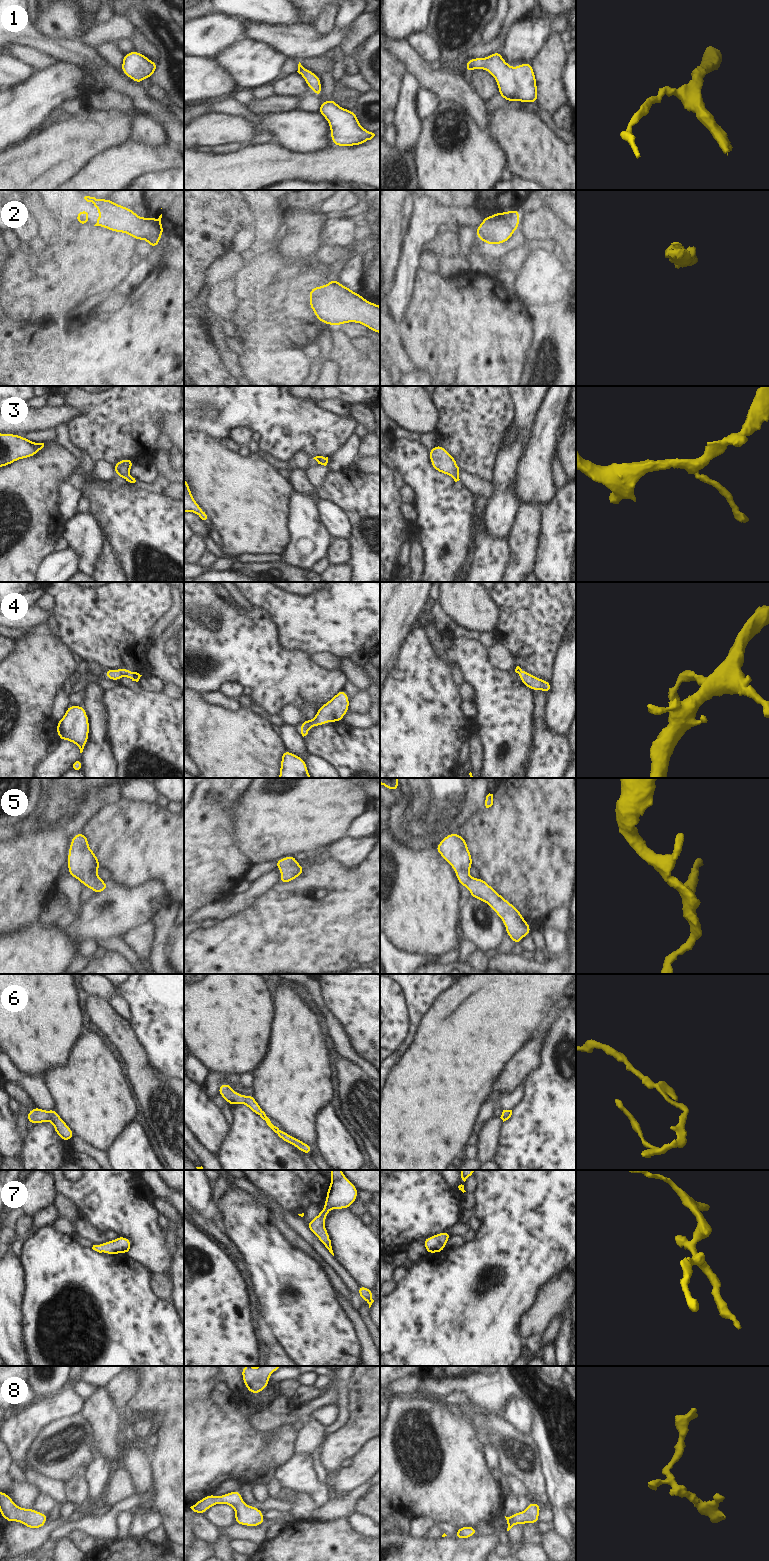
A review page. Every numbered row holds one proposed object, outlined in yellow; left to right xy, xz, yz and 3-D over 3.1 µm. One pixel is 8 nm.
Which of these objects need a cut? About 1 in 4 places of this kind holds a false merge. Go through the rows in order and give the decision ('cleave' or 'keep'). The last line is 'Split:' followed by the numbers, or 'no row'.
1: keep
2: keep
3: keep
4: keep
5: keep
6: keep
7: keep
8: keep
Split: no row

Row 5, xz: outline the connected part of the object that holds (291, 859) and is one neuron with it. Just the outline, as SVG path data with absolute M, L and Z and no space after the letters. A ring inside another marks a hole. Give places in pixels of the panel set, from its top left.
M294 855L287 856L275 861L277 869L281 871L280 884L286 884L302 875L305 868L298 864Z

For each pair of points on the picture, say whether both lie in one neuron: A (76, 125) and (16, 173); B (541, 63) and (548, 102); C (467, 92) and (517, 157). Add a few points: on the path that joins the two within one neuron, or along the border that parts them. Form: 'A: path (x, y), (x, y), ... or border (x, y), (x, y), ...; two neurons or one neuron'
A: path (61, 140), (31, 170); one neuron
B: path (548, 73), (548, 92); one neuron
C: border (490, 116), (486, 129); two neurons

